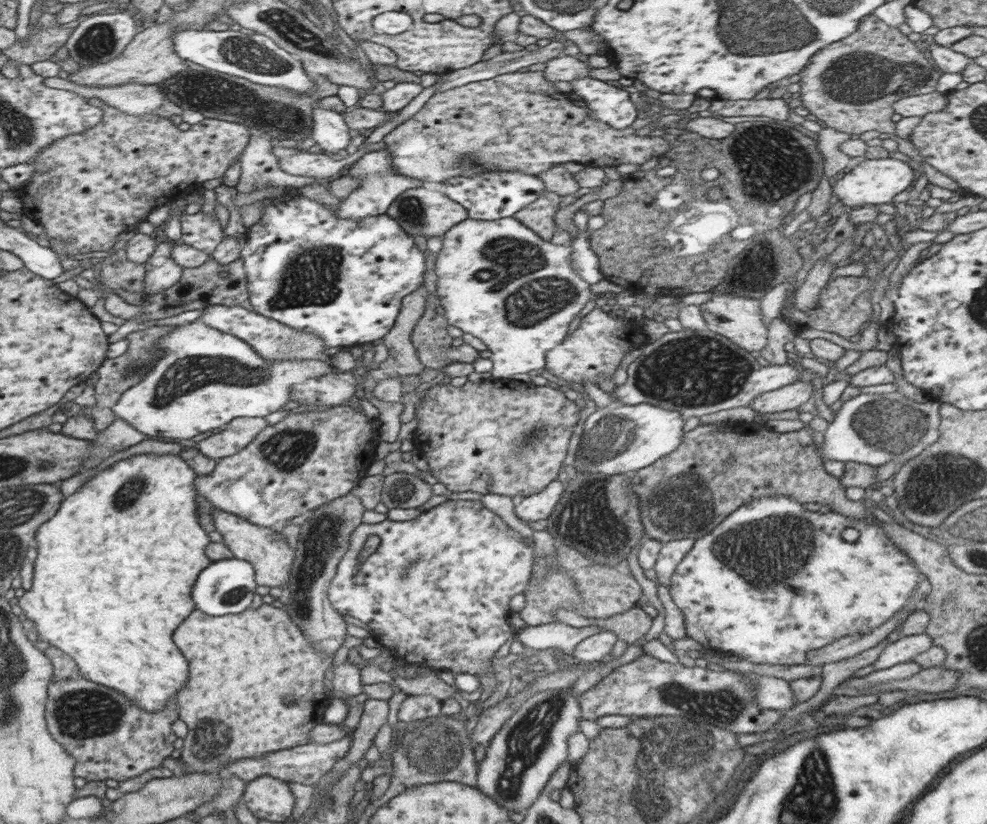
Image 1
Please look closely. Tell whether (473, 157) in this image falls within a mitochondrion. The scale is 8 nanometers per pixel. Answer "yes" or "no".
yes

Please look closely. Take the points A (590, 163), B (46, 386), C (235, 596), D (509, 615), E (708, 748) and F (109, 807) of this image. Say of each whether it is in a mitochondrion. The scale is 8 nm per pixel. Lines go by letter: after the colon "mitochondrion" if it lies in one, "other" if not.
A: other
B: other
C: mitochondrion
D: other
E: mitochondrion
F: other

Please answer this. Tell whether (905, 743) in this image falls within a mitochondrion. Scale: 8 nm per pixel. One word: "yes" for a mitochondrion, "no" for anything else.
yes

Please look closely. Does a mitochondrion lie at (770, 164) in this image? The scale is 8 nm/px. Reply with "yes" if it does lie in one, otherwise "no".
yes

